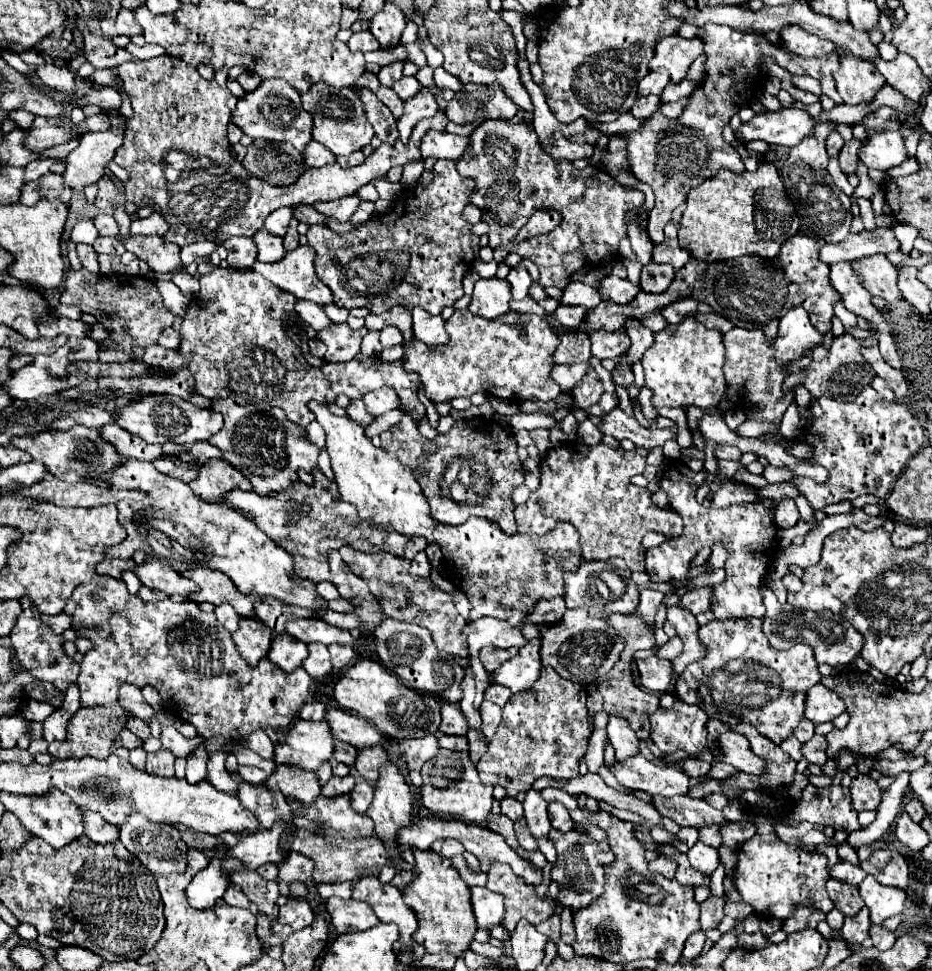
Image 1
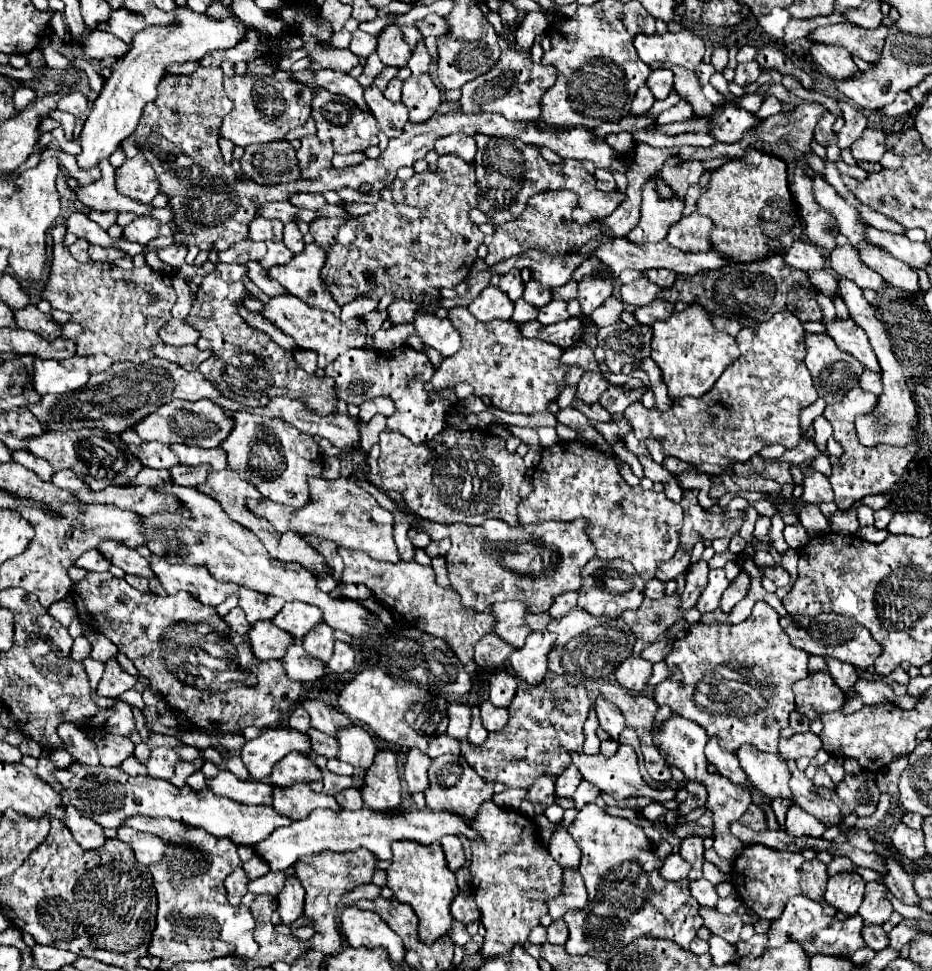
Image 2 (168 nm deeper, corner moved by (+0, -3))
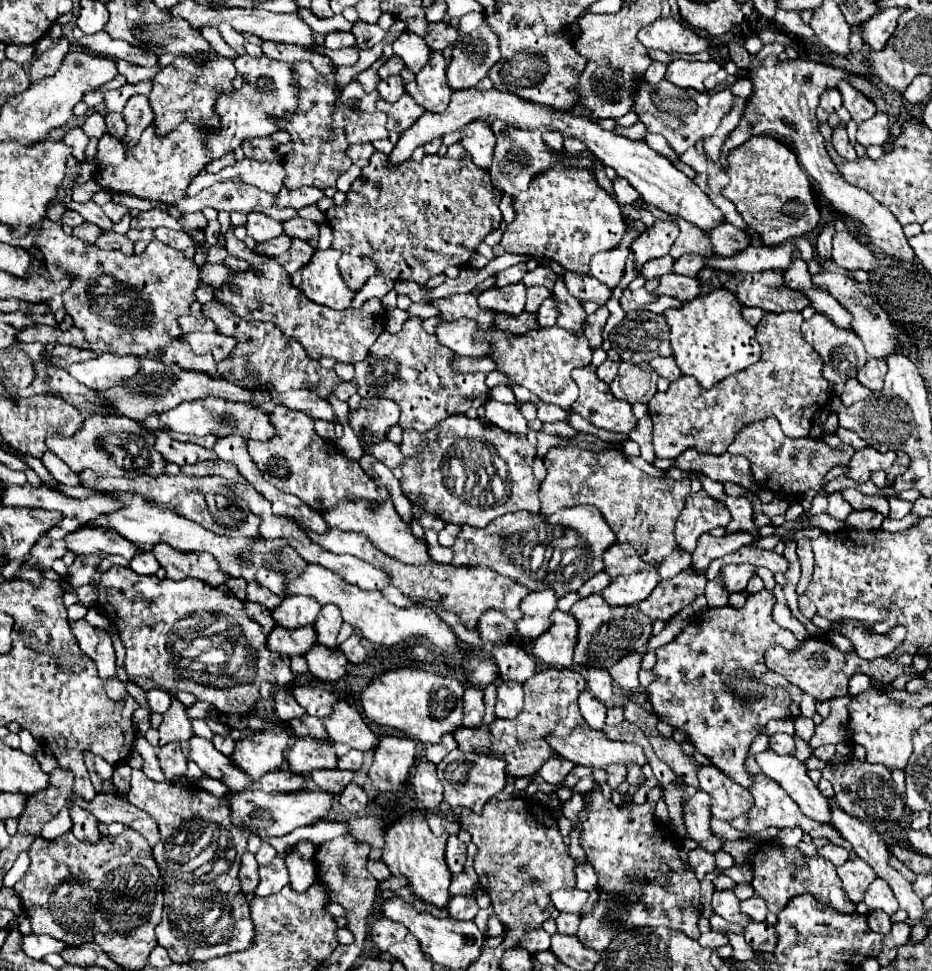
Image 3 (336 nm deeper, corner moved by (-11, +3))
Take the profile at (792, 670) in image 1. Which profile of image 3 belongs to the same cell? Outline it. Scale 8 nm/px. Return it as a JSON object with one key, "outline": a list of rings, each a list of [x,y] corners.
{"outline":[[[762,589],[746,599],[746,605],[740,609],[720,607],[700,611],[690,619],[686,629],[668,645],[656,651],[658,661],[654,665],[654,673],[658,679],[648,685],[648,699],[658,713],[658,719],[672,725],[674,729],[682,729],[688,733],[690,743],[698,753],[712,759],[716,767],[720,767],[730,779],[748,787],[752,785],[754,774],[744,767],[744,759],[748,756],[750,745],[760,735],[760,727],[766,727],[770,719],[796,719],[800,715],[802,691],[790,685],[782,675],[770,671],[764,663],[764,653],[770,645],[782,645],[786,651],[794,653],[800,647],[800,641],[792,631],[782,629],[772,619],[772,609],[776,605],[776,597],[772,591]]]}

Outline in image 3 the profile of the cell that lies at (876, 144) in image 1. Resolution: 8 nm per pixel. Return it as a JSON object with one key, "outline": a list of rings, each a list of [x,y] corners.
{"outline":[[[876,113],[872,119],[868,119],[866,123],[860,123],[858,125],[856,141],[862,147],[884,145],[888,141],[888,135],[890,135],[890,125],[888,125],[886,113]]]}

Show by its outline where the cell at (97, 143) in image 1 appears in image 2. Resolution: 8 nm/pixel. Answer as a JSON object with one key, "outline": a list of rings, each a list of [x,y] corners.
{"outline":[[[187,7],[175,9],[175,25],[169,27],[145,27],[139,31],[133,41],[131,49],[117,59],[113,65],[111,77],[105,81],[103,91],[93,103],[93,109],[83,125],[81,131],[81,153],[77,155],[79,167],[95,167],[103,157],[109,157],[115,153],[119,143],[127,139],[135,127],[139,125],[143,107],[149,101],[155,101],[157,97],[157,85],[165,77],[165,67],[169,63],[185,63],[185,61],[199,61],[205,53],[213,49],[229,49],[235,47],[239,41],[247,37],[249,31],[253,31],[253,25],[247,25],[239,17],[231,15],[223,21],[215,21],[206,14],[193,13]]]}

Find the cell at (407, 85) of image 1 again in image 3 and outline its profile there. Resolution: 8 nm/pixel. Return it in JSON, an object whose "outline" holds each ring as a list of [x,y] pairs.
{"outline":[[[396,75],[396,77],[390,77],[390,79],[386,79],[386,81],[380,81],[378,93],[380,93],[384,99],[388,99],[388,101],[396,101],[398,95],[404,93],[404,85],[406,85],[404,79],[402,79],[400,75]]]}

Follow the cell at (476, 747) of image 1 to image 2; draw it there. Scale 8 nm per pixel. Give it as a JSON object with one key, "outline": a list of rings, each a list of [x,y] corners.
{"outline":[[[479,707],[471,709],[471,729],[467,735],[467,741],[473,745],[481,745],[487,739],[487,729],[481,725],[481,717],[479,717]]]}

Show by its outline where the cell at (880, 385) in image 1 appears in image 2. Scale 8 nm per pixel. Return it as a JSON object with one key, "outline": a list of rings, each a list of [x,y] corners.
{"outline":[[[867,369],[863,373],[863,377],[859,379],[859,387],[865,389],[865,391],[871,391],[875,395],[881,395],[883,393],[883,385],[881,385],[879,373],[873,373],[873,371],[867,371]]]}

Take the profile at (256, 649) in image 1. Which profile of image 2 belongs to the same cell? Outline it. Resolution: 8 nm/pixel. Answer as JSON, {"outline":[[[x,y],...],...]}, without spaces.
{"outline":[[[259,621],[249,631],[251,649],[257,659],[269,661],[269,659],[281,659],[287,651],[287,645],[291,645],[293,637],[291,633],[279,631],[271,621]]]}

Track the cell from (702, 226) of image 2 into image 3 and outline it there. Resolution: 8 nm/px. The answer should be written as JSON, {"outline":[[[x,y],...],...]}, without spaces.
{"outline":[[[724,221],[718,227],[714,227],[706,233],[706,237],[712,243],[712,251],[718,255],[732,255],[734,251],[740,251],[742,247],[750,245],[748,235],[742,229],[734,227],[730,221]]]}

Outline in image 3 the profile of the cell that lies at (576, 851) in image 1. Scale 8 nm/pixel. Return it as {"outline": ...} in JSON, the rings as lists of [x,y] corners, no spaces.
{"outline":[[[572,887],[572,889],[564,889],[564,891],[554,891],[554,895],[550,895],[550,899],[558,911],[580,913],[588,901],[588,893]]]}

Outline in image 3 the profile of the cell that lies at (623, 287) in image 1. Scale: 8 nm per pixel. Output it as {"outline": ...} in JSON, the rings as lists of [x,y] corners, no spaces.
{"outline":[[[662,275],[658,279],[658,287],[654,289],[654,295],[668,295],[668,297],[676,297],[682,303],[688,303],[692,299],[696,299],[700,293],[700,281],[692,279],[692,277],[682,277],[682,275]]]}

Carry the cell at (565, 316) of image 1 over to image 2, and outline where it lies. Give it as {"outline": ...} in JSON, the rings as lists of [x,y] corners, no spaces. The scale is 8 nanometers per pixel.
{"outline":[[[553,299],[549,305],[545,305],[543,309],[539,309],[537,321],[539,321],[541,325],[551,325],[551,323],[565,321],[567,317],[569,317],[569,313],[567,313],[567,309],[565,309],[565,301]]]}

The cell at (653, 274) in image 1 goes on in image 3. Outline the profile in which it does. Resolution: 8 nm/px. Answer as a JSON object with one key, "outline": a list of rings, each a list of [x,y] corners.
{"outline":[[[686,253],[686,255],[682,255],[680,259],[674,261],[672,273],[676,273],[676,275],[686,275],[686,277],[696,277],[700,269],[702,269],[702,257],[700,257],[700,255]]]}

